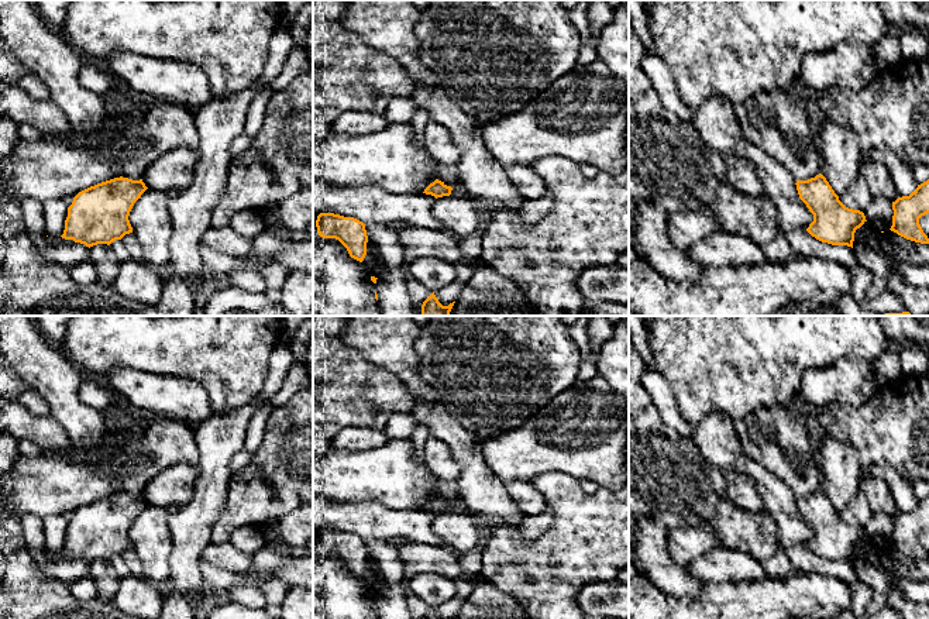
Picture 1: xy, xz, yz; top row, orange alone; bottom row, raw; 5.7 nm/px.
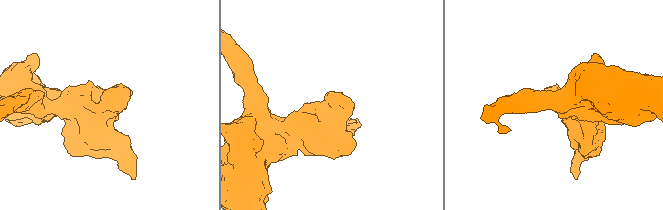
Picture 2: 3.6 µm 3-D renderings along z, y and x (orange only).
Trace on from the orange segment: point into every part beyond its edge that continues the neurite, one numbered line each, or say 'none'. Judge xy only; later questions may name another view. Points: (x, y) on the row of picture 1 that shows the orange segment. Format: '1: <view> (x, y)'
none

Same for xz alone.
none

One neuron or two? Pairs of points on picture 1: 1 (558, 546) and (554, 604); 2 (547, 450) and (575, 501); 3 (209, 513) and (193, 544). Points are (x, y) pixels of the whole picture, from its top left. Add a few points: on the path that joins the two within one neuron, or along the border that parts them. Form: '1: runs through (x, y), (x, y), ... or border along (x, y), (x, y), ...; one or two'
1: runs through (564, 560), (564, 581), (556, 590); one
2: border along (578, 481), (567, 474), (540, 473), (530, 482); two
3: runs through (202, 521), (193, 529), (193, 537); one

